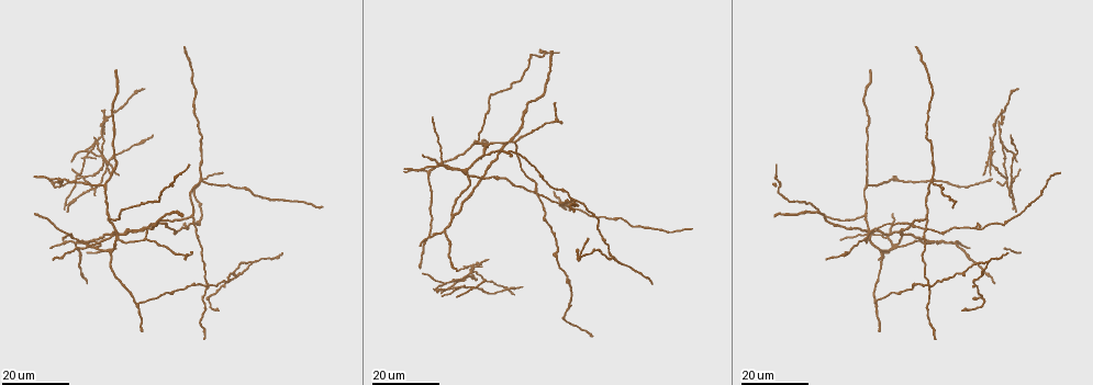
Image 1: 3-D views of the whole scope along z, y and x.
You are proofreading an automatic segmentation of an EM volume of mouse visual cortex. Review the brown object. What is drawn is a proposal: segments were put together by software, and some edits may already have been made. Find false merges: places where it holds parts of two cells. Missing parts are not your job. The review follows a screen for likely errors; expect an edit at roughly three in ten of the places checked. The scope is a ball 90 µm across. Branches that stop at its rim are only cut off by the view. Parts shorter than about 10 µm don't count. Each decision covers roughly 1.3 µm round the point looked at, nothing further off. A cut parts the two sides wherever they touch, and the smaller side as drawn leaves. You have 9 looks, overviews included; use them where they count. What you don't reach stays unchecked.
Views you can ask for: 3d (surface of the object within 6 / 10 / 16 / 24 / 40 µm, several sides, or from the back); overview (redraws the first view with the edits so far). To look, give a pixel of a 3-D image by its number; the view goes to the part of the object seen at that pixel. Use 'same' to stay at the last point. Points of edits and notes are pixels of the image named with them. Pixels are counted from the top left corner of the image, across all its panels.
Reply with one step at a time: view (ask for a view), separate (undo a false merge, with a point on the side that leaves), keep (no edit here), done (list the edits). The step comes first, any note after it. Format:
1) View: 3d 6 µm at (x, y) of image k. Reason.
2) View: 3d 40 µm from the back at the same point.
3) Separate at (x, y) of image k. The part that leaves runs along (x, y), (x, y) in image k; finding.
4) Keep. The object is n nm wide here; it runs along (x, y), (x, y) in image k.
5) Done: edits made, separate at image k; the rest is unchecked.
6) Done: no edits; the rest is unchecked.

View: 3d 24 µm at (621, 264) of image 1. Two arms in line, one across.

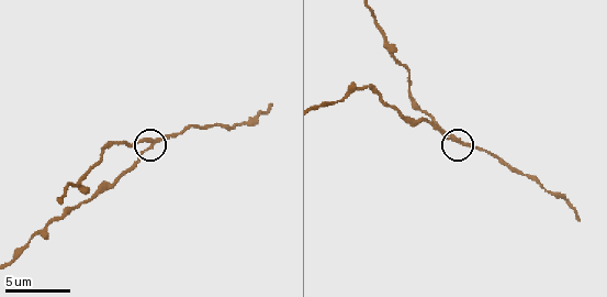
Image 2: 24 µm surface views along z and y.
View: 3d 10 µm at (147, 141) of image 2.

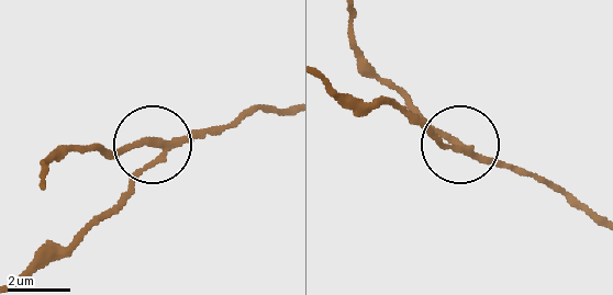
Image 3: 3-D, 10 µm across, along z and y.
Separate at (130, 189) of image 3. The object is 200 nm wide here; the part that leaves runs along (160, 155), (68, 246), (21, 278) in image 3; a second cell is stuck on.

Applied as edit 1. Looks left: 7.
View: overview.

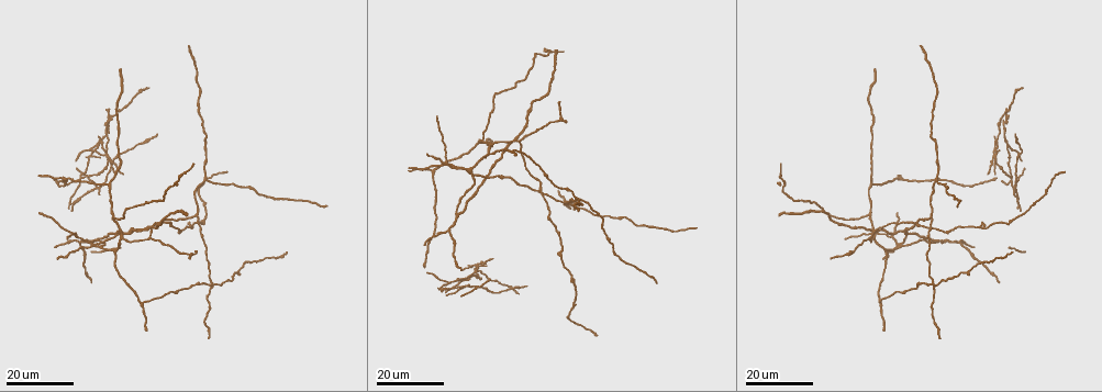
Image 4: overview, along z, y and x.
View: 3d 16 µm at (1011, 181) of image 4. Four-way junction.

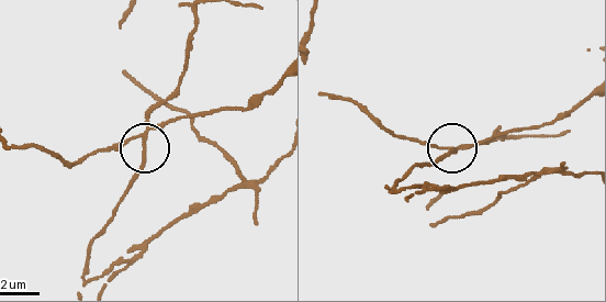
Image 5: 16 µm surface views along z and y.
View: 3d 6 µm at (143, 135) of image 5.

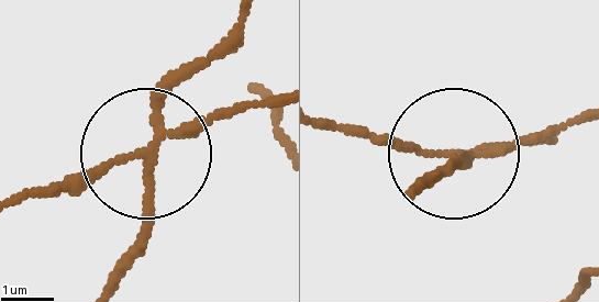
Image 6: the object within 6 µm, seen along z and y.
Separate at (189, 71) of image 6. The part that leaves runs along (154, 150), (123, 278) in image 6; two cells meet here.

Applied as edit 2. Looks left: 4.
View: 3d 16 µm at (196, 213) of image 4. Arms part here.

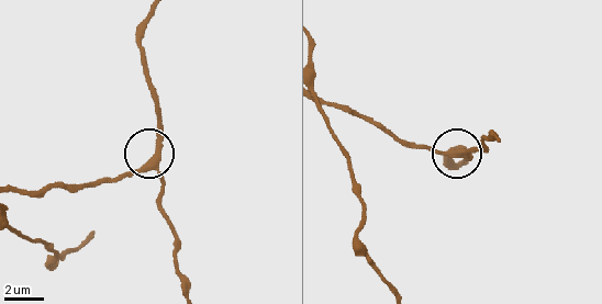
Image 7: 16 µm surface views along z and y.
View: 3d 10 µm at (156, 164) of image 7.

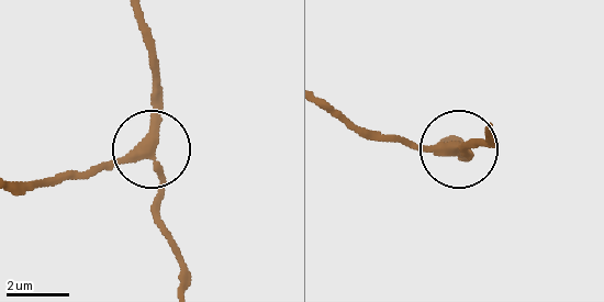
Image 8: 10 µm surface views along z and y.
Keep. The object is 270 nm wide here; it runs along (19, 188), (149, 154), (160, 233) in image 8; continuous, no second cell.

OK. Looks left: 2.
View: 3d 16 µm at (935, 177) of image 4.

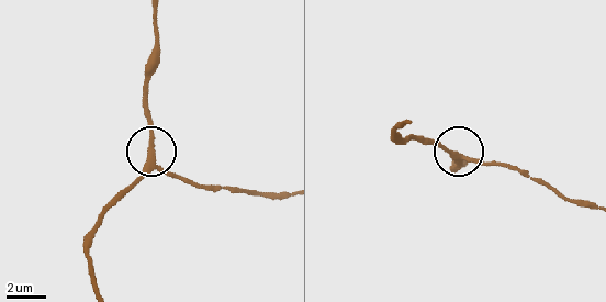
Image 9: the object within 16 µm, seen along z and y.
View: 3d 10 µm at (459, 159) of image 9.

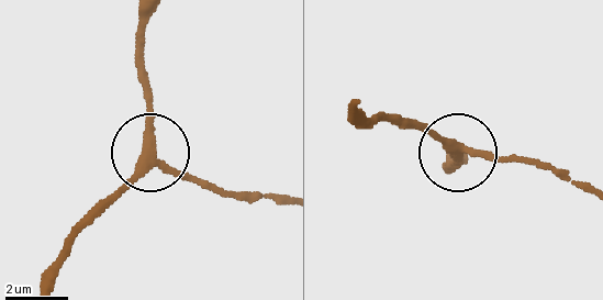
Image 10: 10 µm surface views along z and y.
Keep. The side arm is 43 µm long; it runs along (51, 288), (66, 241), (145, 162), (160, 159), (213, 191) in image 10; all the same cell.

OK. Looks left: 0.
Done: edits made, separate at image 3, separate at image 6; the rest is unchecked.

